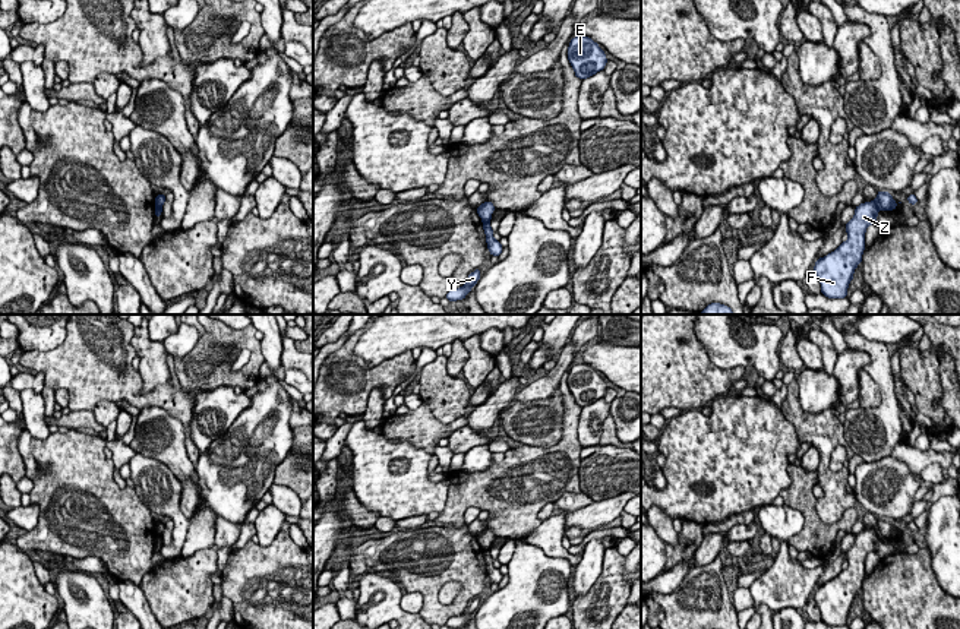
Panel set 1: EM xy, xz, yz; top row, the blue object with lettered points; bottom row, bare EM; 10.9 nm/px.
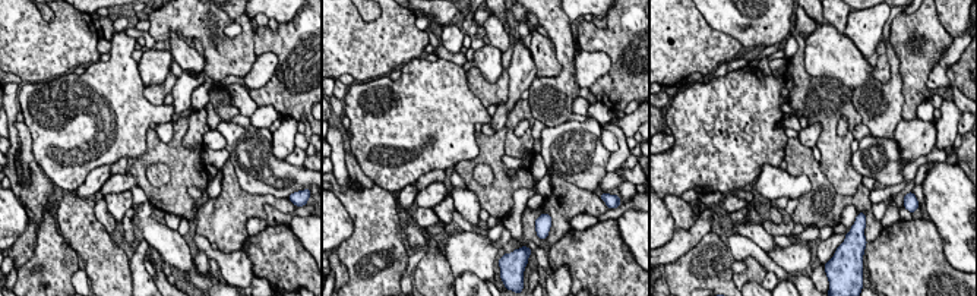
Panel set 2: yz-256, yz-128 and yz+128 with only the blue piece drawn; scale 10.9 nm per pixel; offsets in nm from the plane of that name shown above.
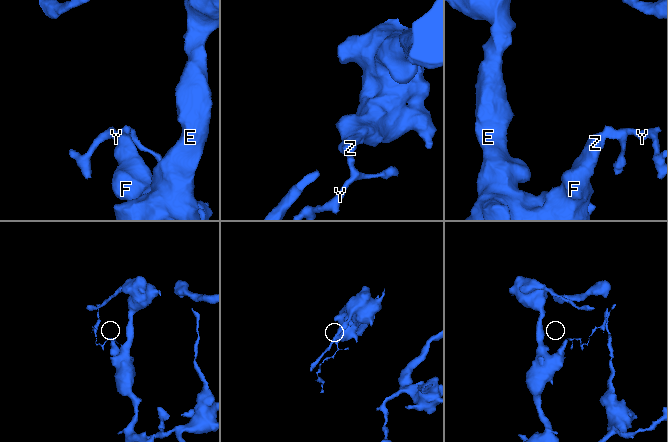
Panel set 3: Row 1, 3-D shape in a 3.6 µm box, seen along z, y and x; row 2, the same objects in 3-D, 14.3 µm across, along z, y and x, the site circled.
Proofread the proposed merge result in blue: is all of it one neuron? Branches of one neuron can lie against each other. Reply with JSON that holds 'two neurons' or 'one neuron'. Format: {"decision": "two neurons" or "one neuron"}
{"decision": "two neurons"}

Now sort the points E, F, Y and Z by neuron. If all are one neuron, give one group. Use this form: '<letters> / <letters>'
E F Z / Y

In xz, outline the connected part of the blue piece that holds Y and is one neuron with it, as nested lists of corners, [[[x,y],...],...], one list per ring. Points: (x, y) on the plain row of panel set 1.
[[[480,595],[468,603],[465,611],[461,616],[451,617],[445,625],[449,629],[464,628],[479,607],[480,607]]]

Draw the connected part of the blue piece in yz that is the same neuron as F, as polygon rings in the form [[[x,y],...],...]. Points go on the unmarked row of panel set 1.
[[[874,528],[856,534],[855,544],[846,551],[847,568],[834,579],[817,587],[814,600],[825,625],[846,626],[849,611],[853,607],[856,594],[862,590],[862,581],[866,575],[865,559],[877,550],[878,538]]]

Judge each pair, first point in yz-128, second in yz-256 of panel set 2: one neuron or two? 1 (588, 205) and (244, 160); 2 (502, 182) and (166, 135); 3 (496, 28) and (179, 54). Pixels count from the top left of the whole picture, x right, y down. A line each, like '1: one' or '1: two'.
1: two
2: two
3: one

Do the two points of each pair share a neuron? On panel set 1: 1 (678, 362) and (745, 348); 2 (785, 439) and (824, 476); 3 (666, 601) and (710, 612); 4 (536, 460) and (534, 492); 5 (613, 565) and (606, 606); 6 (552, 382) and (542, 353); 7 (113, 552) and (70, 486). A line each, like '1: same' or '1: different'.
1: different
2: different
3: same
4: same
5: same
6: different
7: same

